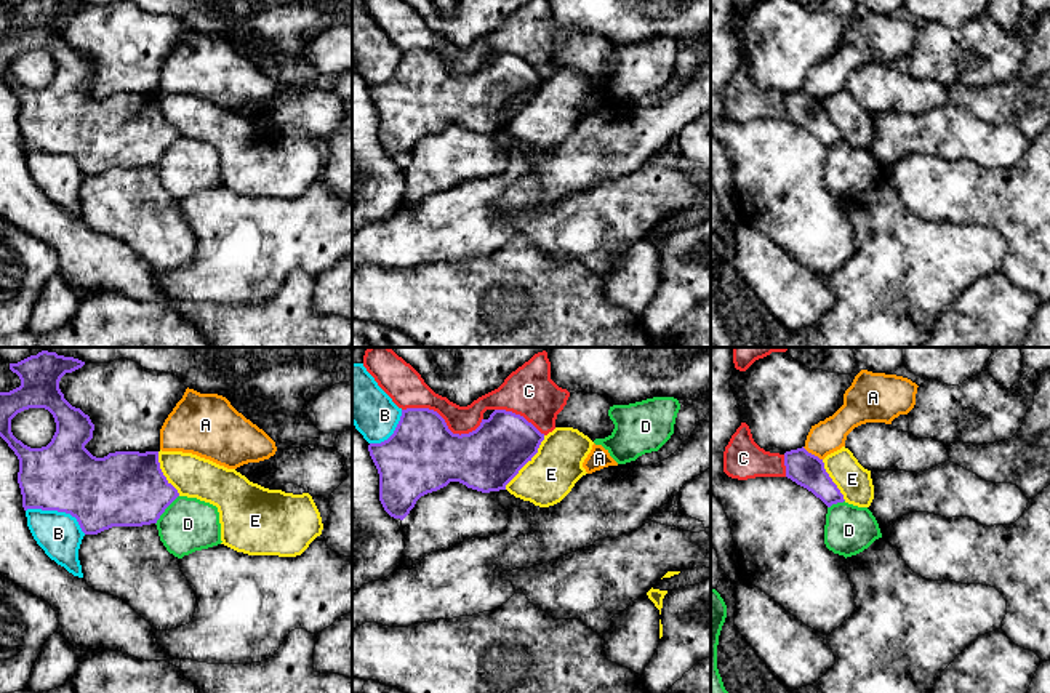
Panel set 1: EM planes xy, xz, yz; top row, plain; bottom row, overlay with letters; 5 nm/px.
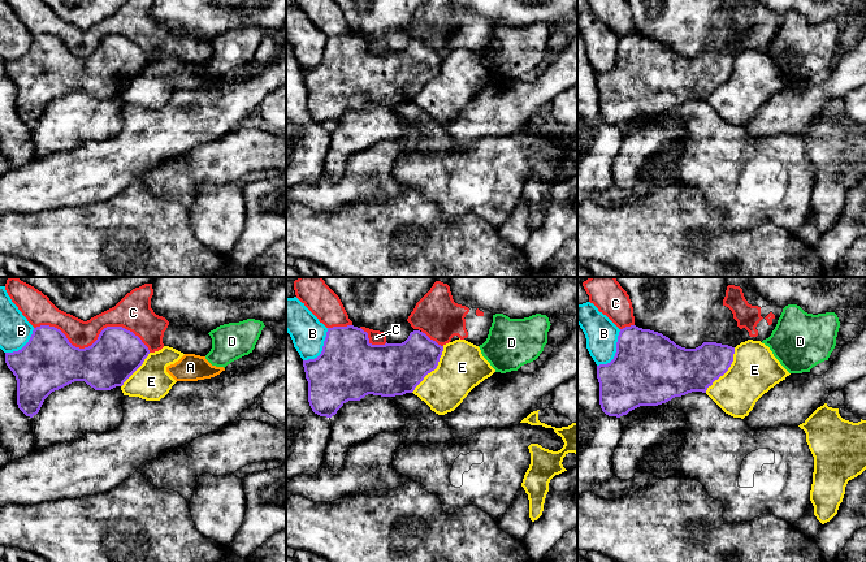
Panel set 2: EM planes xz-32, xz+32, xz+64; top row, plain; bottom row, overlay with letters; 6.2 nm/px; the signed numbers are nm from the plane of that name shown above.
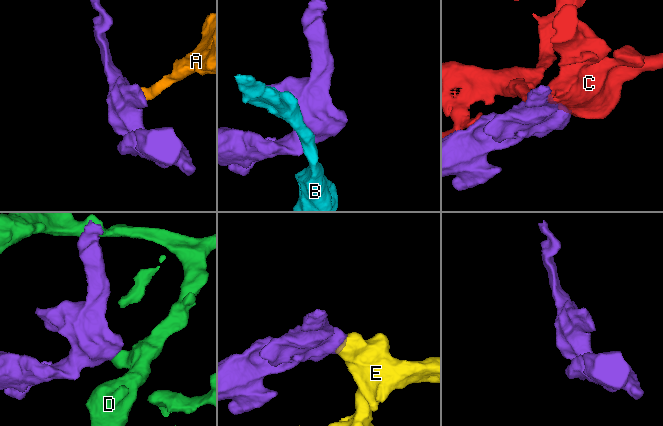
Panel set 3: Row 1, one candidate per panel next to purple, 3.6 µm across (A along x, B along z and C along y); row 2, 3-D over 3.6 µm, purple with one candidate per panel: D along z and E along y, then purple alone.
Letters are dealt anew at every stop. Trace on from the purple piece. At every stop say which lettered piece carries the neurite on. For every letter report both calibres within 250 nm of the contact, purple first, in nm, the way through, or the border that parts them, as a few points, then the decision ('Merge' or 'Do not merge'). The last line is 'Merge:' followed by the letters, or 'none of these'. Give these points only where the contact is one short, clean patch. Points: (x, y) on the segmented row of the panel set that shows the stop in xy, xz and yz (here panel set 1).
A: Thickness 170 nm (purple) against 170 nm. Boundary: yz (802, 447), (821, 460). Do not merge
B: Thickness 360 nm (purple) against 220 nm. Do not merge
C: Thickness 380 nm (purple) against 190 nm. Do not merge
D: Thickness 380 nm (purple) against 280 nm. Do not merge
E: Thickness 320 nm (purple) against 260 nm. Boundary: xz (545, 436), (538, 452), (504, 488). Do not merge
Merge: none of these

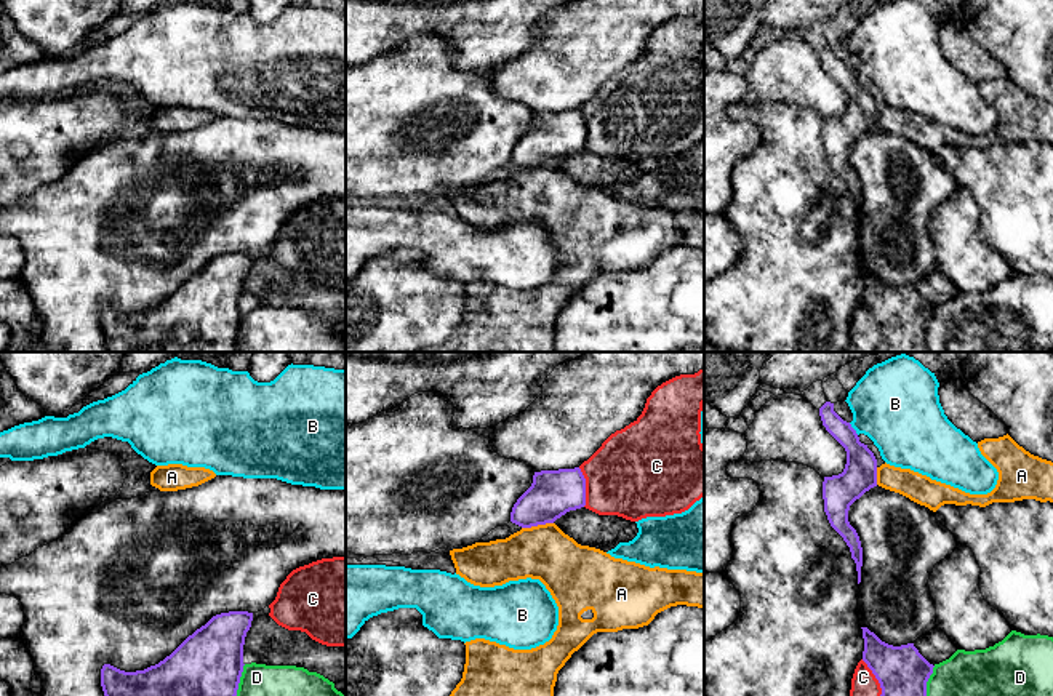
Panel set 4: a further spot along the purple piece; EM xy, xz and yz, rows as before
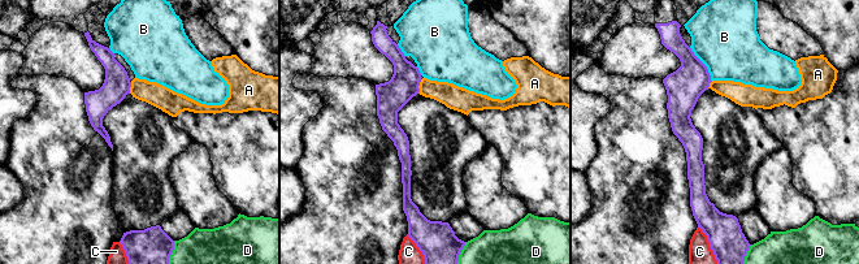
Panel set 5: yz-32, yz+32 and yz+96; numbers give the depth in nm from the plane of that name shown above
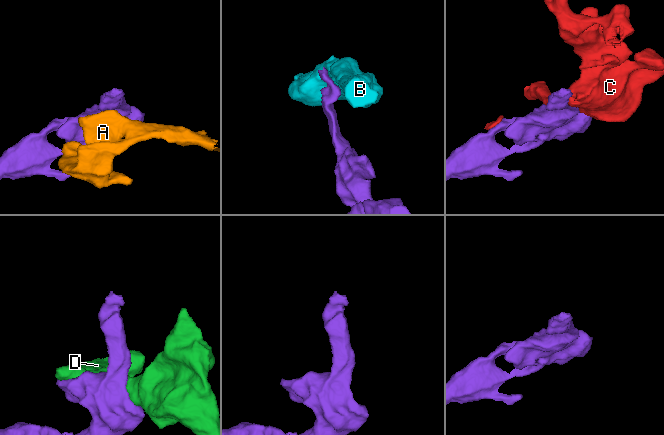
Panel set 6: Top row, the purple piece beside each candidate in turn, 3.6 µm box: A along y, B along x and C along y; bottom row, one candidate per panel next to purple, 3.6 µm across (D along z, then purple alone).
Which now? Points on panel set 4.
A: Thickness 240 nm (purple) against 280 nm. Boundary: xz (552, 522), (522, 528). Do not merge
B: Thickness 170 nm (purple) against 420 nm. Boundary: yz (848, 423), (858, 434). Do not merge
C: Thickness 240 nm (purple) against 440 nm. Do not merge
D: Thickness 340 nm (purple) against 160 nm. Do not merge
Merge: none of these

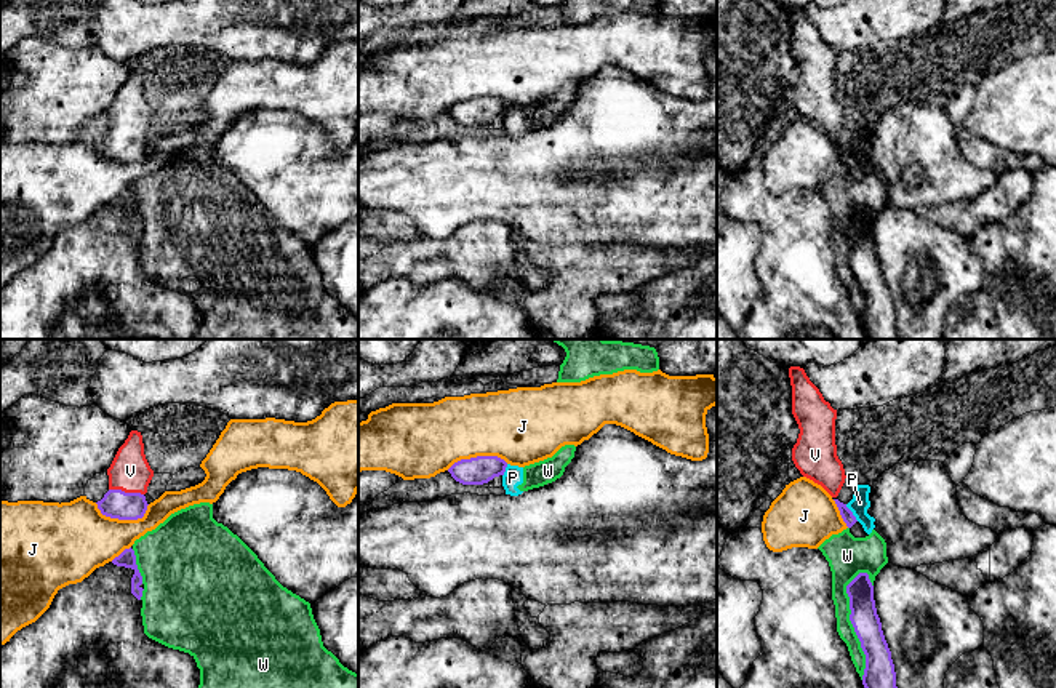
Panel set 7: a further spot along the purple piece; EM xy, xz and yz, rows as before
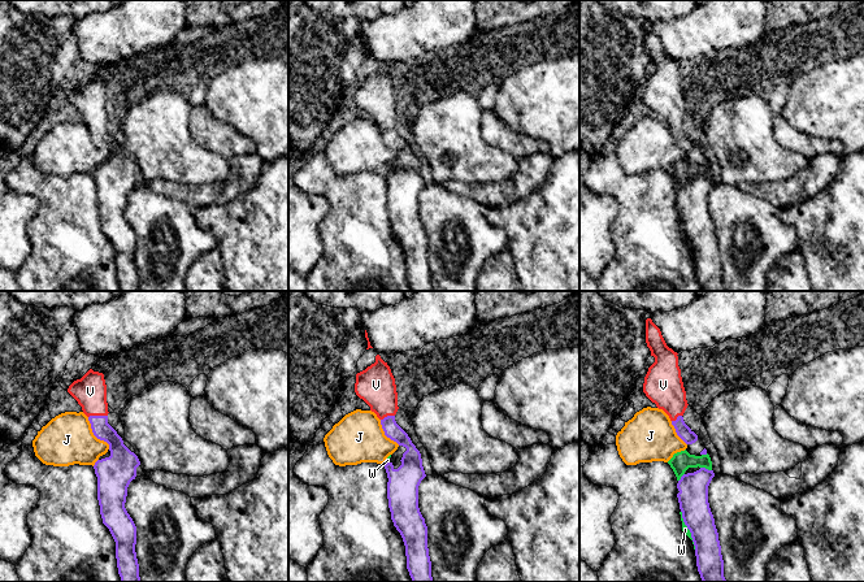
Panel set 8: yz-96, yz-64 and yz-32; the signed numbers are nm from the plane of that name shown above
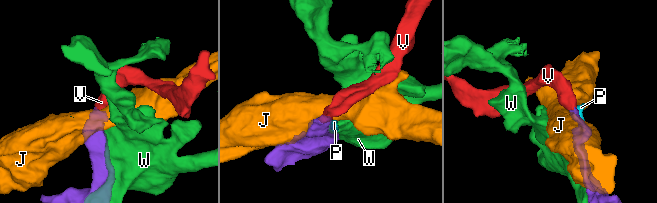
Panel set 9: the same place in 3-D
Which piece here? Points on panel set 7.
J: Thickness 140 nm (purple) against 340 nm. Do not merge
P: Thickness 60 nm (purple) against 90 nm. Boundary: yz (845, 504), (858, 520). Do not merge
V: Thickness 140 nm (purple) against 200 nm. Path across: xy (117, 504), (127, 493), (130, 471). Merge
W: Thickness 140 nm (purple) against 100 nm. Do not merge
Merge: V

